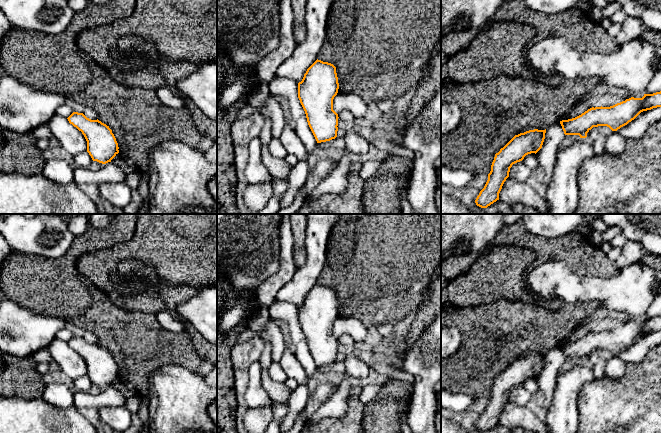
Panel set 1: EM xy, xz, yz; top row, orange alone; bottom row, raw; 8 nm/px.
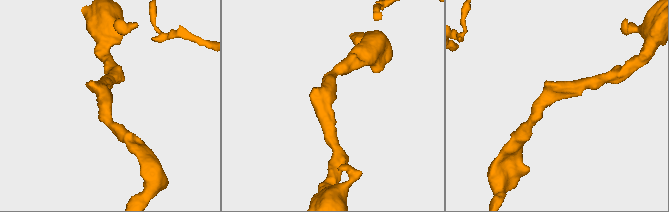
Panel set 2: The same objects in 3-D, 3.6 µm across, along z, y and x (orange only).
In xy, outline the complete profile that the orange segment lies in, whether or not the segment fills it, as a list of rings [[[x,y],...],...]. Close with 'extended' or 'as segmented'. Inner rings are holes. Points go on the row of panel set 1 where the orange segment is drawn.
[[[73,112],[67,119],[84,135],[87,141],[87,152],[93,161],[106,164],[119,153],[116,138],[106,124],[98,119],[91,120],[78,112]]] | as segmented

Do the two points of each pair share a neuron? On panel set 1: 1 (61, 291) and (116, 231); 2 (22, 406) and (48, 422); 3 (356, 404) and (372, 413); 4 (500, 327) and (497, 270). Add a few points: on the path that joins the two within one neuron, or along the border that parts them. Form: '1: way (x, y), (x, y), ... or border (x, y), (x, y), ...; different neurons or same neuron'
1: way (63, 271), (68, 260), (86, 242), (96, 239); same neuron
2: way (28, 412), (38, 422), (42, 422); same neuron
3: border (365, 405), (360, 422); different neurons
4: border (522, 301), (497, 299), (476, 305); different neurons

